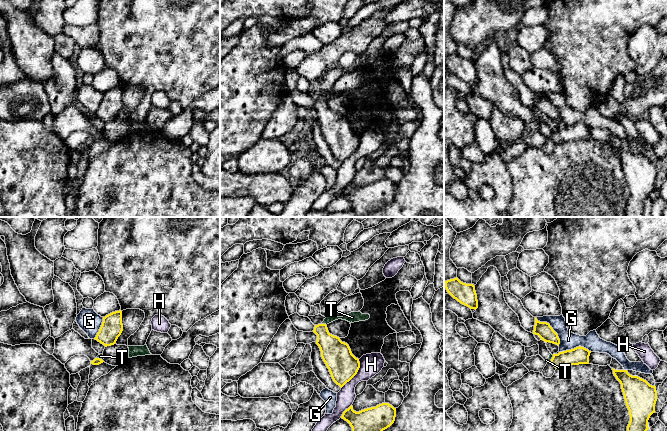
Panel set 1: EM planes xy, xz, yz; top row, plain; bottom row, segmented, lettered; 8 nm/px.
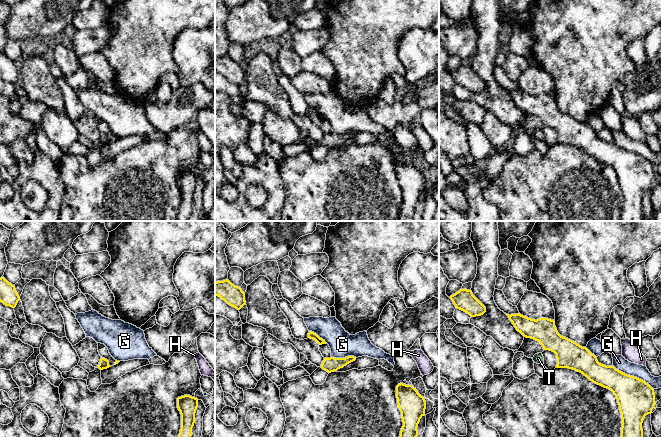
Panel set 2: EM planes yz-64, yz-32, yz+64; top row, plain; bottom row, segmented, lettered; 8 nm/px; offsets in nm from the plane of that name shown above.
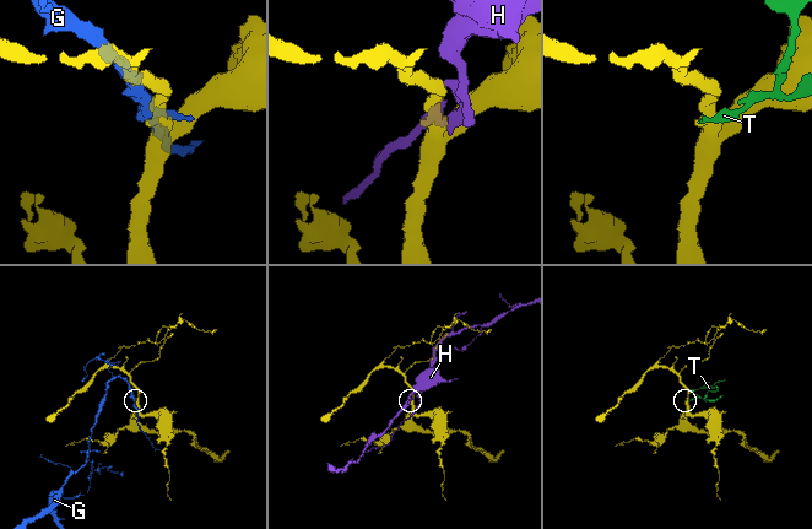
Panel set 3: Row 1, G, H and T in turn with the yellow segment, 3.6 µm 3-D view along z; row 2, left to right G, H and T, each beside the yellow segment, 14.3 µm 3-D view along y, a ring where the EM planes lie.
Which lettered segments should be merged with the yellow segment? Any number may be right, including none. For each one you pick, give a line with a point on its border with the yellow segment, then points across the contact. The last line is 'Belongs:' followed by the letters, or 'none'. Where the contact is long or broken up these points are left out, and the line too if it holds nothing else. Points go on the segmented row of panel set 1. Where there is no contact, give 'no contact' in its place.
Belongs: none

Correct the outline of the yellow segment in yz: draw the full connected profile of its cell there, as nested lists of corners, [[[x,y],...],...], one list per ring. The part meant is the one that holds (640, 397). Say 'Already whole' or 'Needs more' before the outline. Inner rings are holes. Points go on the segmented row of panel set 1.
Already whole. [[[615,370],[613,374],[621,384],[626,406],[629,410],[630,421],[627,431],[647,431],[648,420],[655,413],[657,391],[655,385],[646,380],[632,376],[627,370]]]

